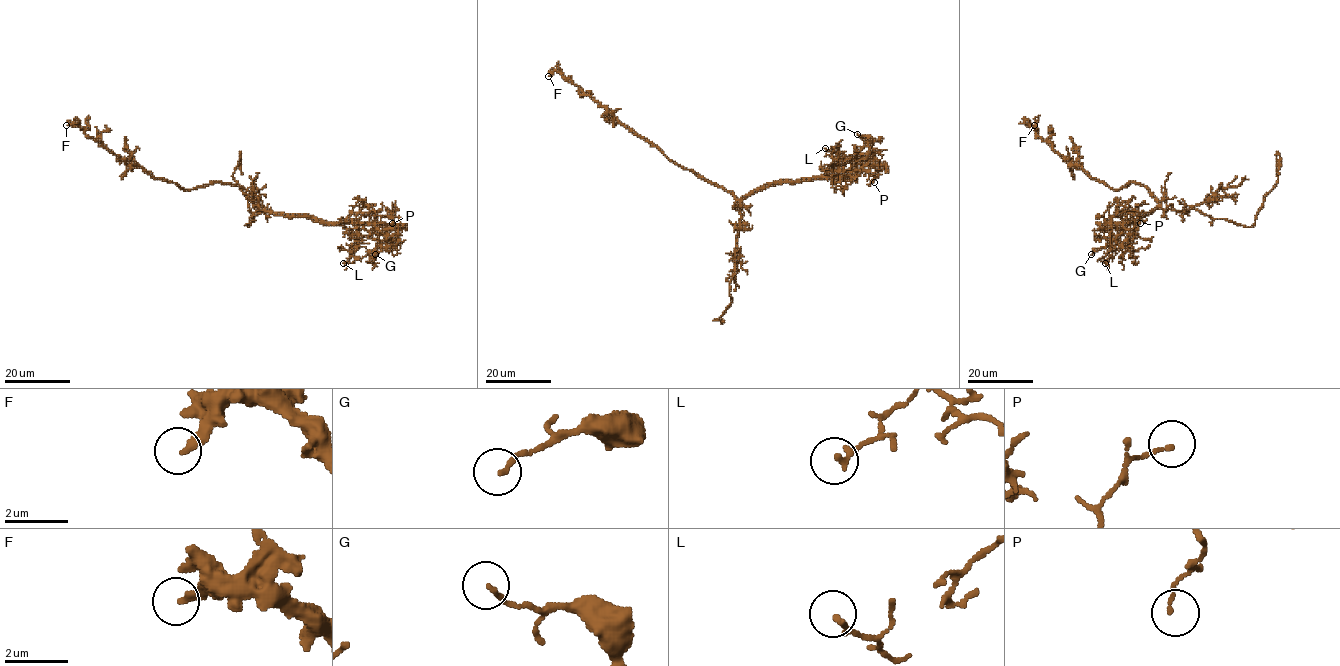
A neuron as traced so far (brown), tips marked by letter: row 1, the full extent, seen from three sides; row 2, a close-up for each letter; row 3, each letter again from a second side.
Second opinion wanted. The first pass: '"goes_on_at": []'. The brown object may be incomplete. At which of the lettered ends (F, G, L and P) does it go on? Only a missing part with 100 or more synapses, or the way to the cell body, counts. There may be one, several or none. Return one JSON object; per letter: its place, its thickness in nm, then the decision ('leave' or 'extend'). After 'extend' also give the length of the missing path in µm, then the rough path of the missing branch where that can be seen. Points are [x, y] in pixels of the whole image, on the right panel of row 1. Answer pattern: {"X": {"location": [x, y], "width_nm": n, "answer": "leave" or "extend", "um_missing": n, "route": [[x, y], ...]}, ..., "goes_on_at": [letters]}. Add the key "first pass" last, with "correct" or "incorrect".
{"F": {"location": [1034, 125], "width_nm": 240, "answer": "leave"}, "G": {"location": [1091, 254], "width_nm": 140, "answer": "leave"}, "L": {"location": [1105, 263], "width_nm": 190, "answer": "leave"}, "P": {"location": [1140, 223], "width_nm": 120, "answer": "leave"}, "goes_on_at": [], "first pass": "correct"}

